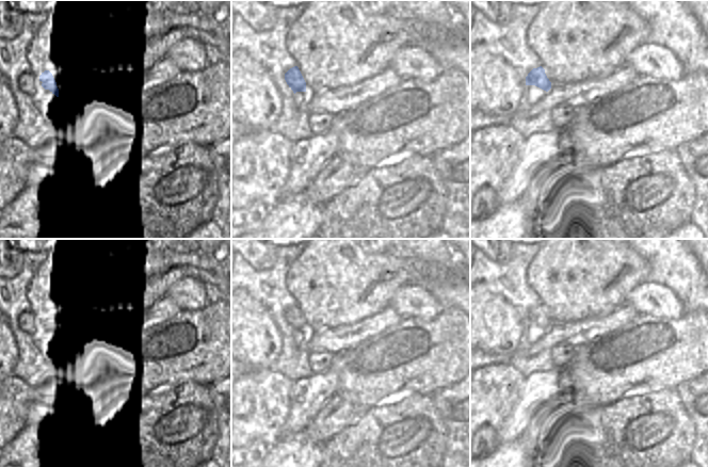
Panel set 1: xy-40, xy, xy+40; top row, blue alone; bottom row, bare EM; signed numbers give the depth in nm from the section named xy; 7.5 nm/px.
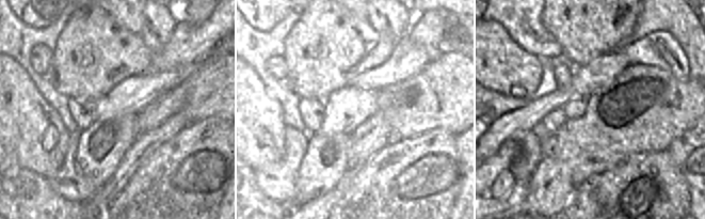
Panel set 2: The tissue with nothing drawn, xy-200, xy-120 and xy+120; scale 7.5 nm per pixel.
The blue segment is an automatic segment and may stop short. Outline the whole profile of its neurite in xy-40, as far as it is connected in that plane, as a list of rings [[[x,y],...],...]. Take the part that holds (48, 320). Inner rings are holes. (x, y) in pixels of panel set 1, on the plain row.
[[[49,309],[42,311],[42,313],[39,315],[39,320],[43,321],[42,325],[45,328],[49,328],[52,333],[59,336],[59,327],[57,325],[57,321]]]

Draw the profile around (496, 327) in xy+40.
[[[484,284],[470,287],[470,348],[488,354],[512,356],[519,349],[525,324],[526,316],[503,296],[490,292]]]

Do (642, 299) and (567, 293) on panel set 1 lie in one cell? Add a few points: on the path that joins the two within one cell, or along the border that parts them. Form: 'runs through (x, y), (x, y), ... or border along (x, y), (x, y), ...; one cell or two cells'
border along (644, 282), (637, 285), (626, 295), (623, 304); two cells

